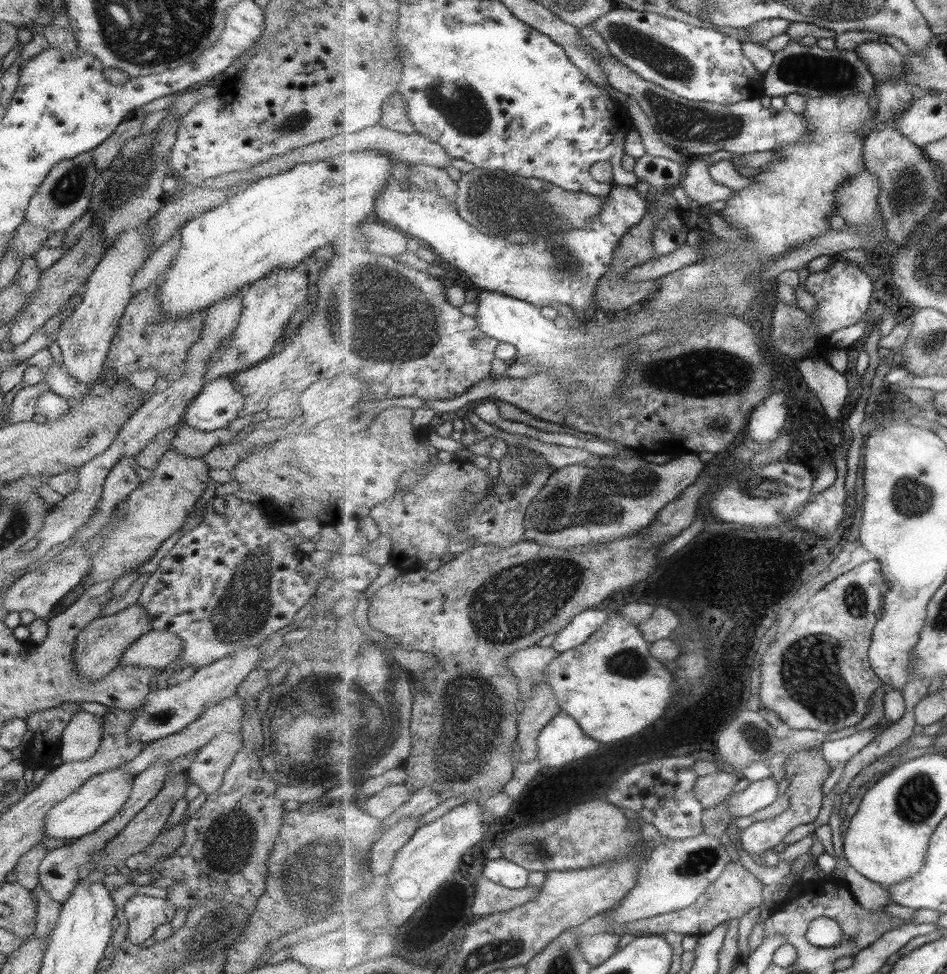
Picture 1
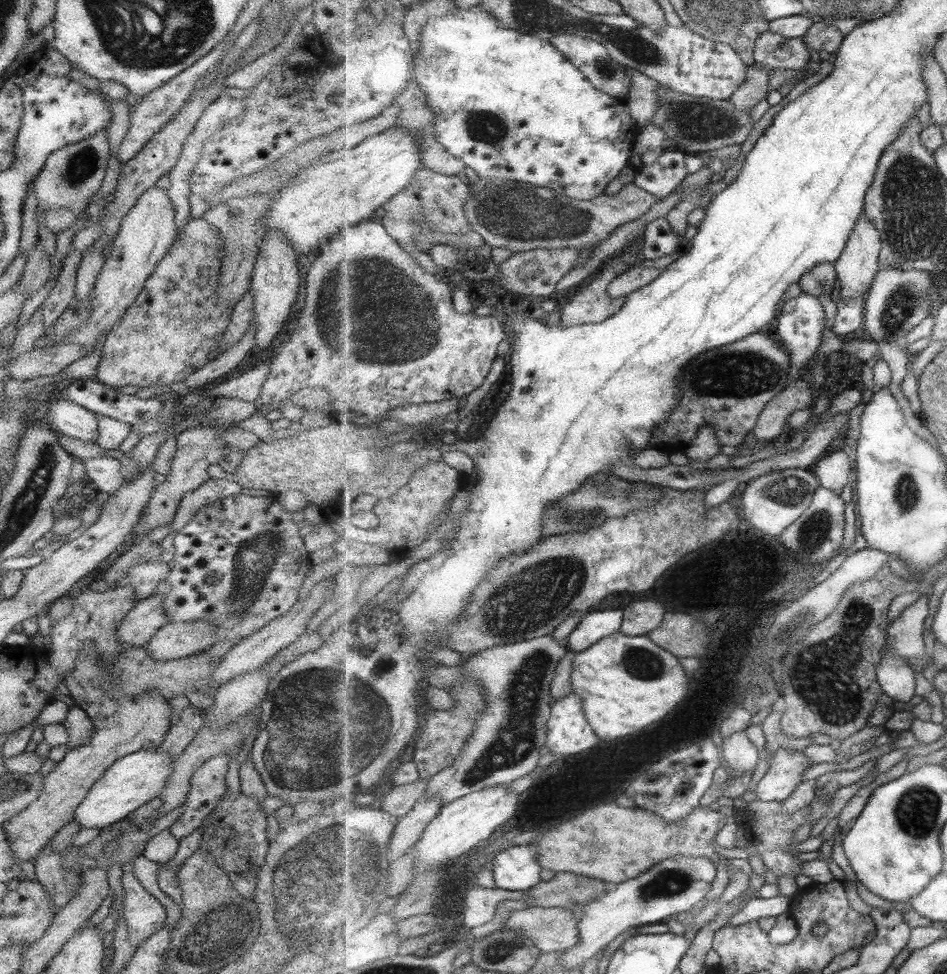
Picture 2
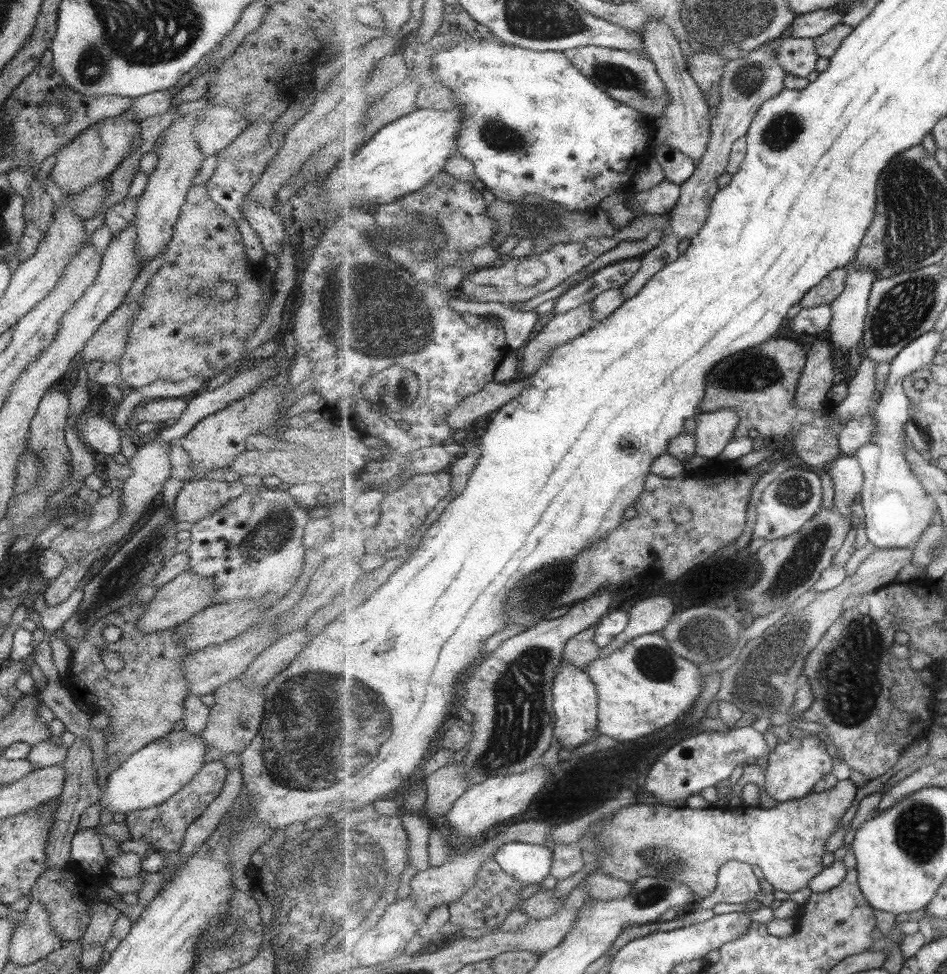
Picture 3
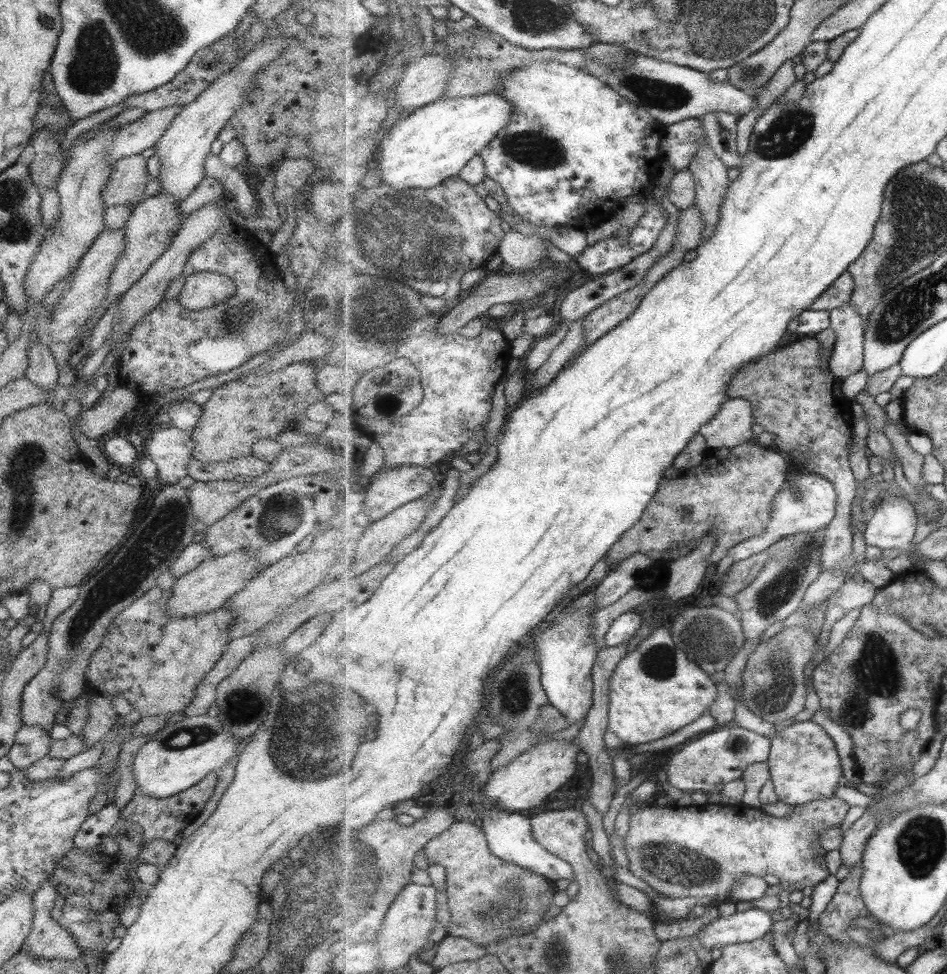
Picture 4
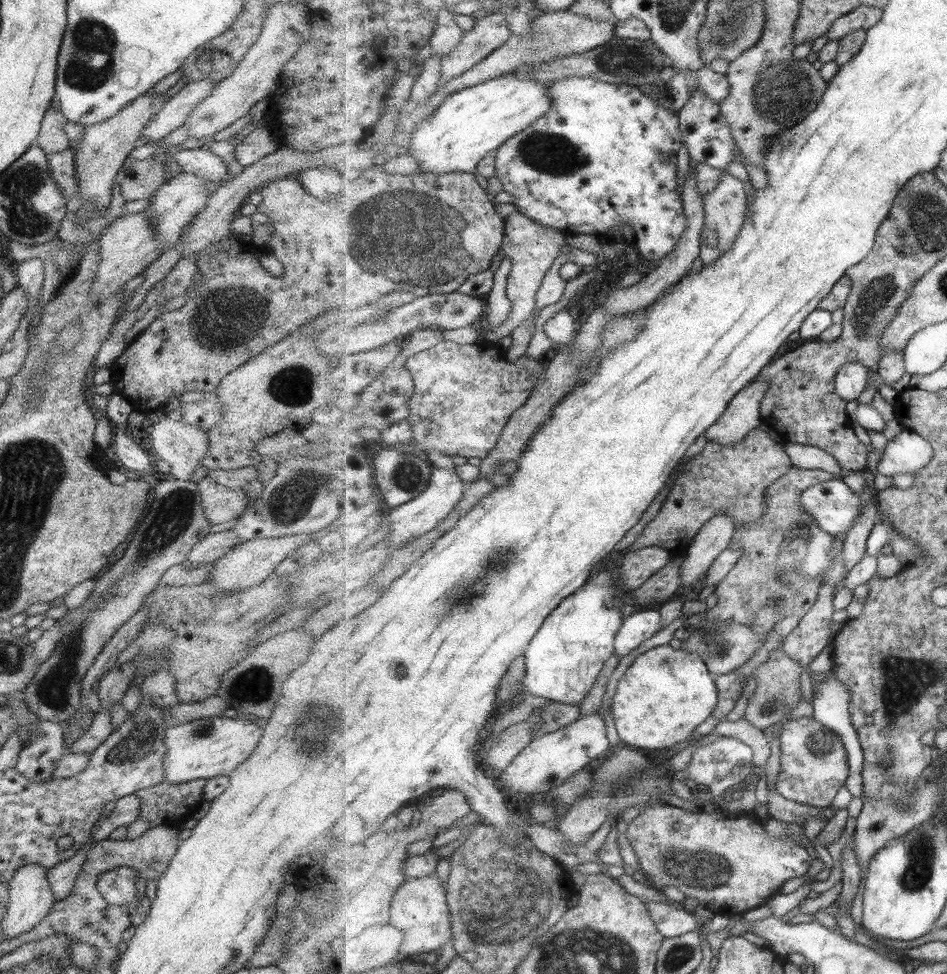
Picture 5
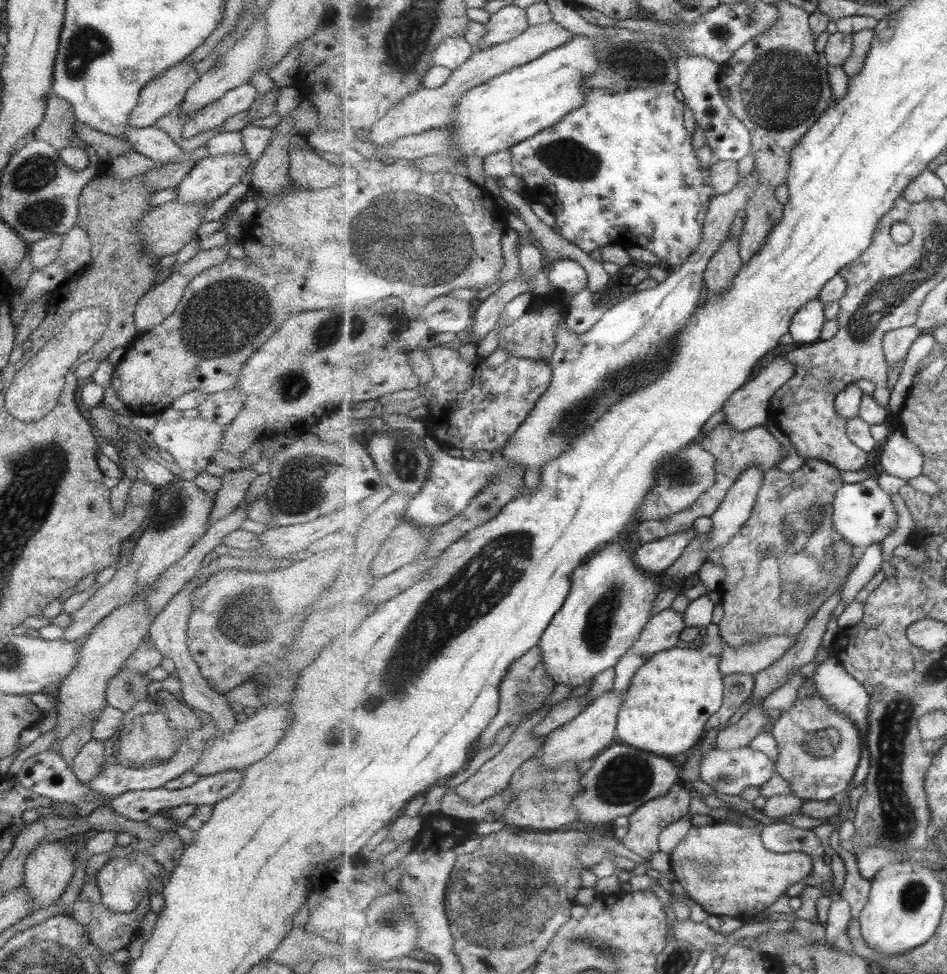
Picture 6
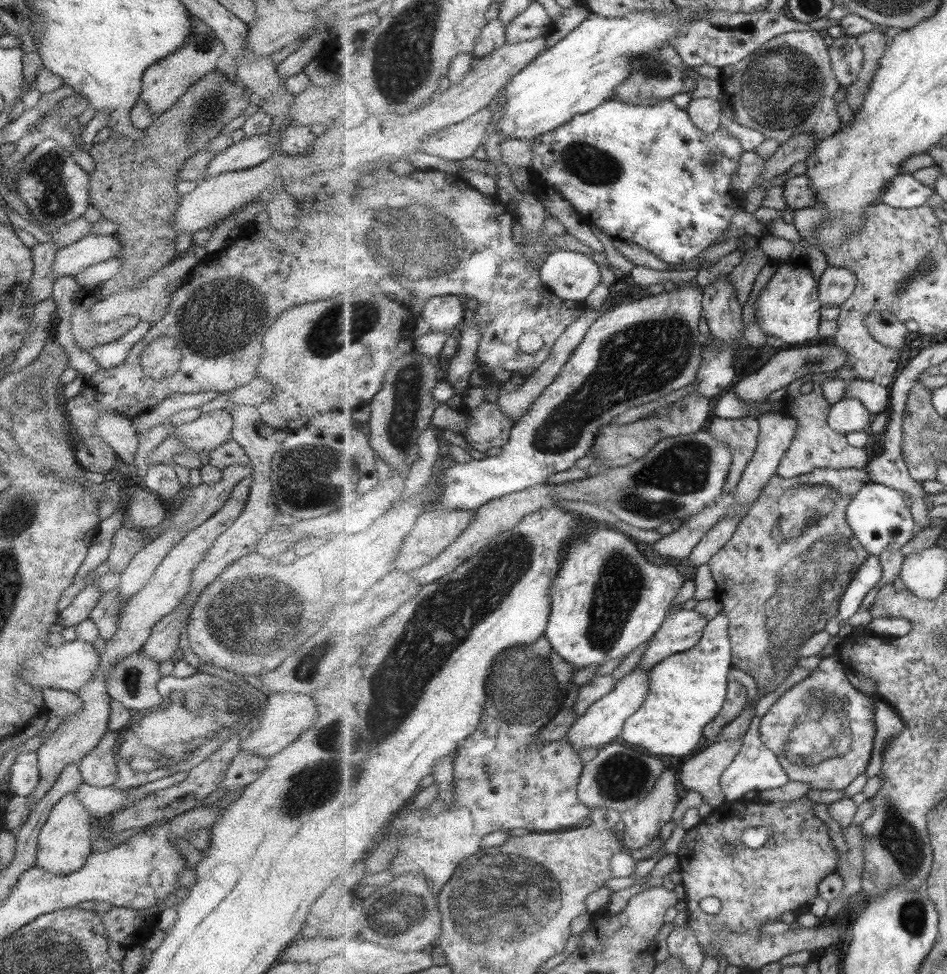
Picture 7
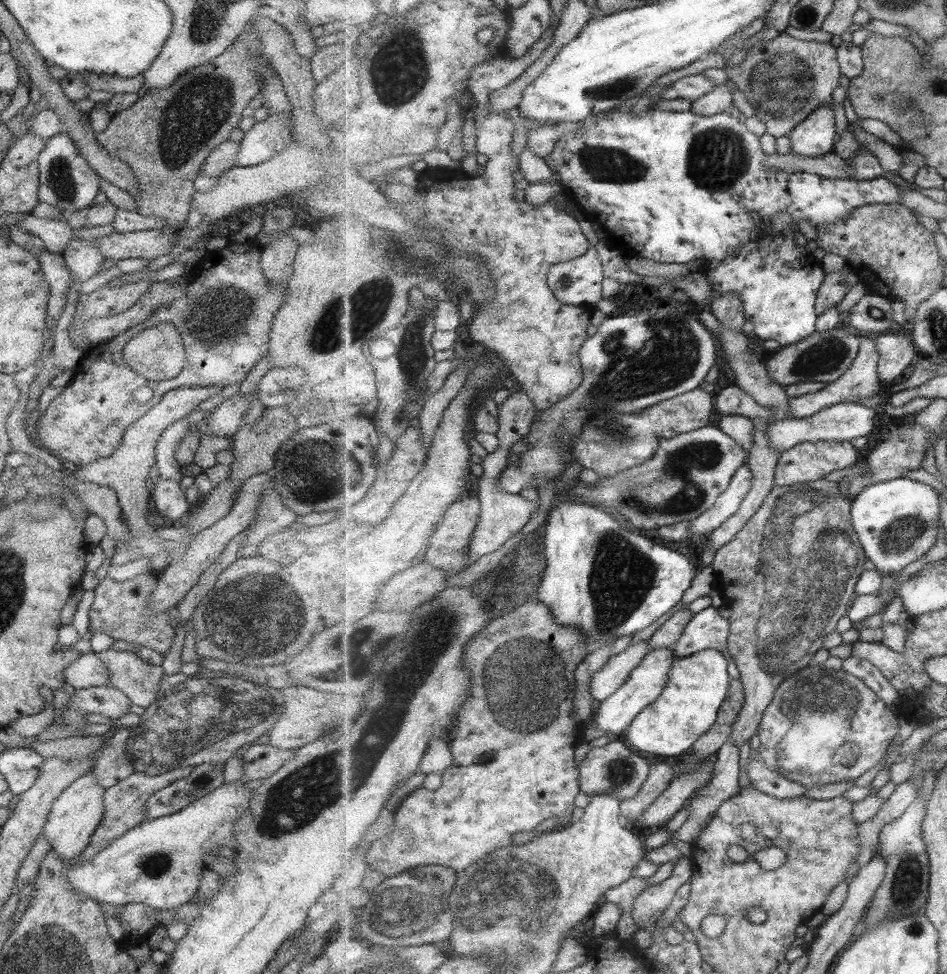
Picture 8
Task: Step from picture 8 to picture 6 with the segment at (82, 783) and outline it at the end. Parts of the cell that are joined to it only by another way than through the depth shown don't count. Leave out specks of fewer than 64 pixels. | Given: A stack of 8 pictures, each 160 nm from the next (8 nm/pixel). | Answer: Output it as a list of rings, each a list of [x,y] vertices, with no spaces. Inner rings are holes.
[[[41,841],[28,855],[24,862],[24,875],[22,884],[30,894],[30,903],[34,910],[30,914],[45,908],[49,904],[57,901],[59,896],[65,892],[71,880],[71,875],[75,872],[74,852],[71,852],[61,841]]]

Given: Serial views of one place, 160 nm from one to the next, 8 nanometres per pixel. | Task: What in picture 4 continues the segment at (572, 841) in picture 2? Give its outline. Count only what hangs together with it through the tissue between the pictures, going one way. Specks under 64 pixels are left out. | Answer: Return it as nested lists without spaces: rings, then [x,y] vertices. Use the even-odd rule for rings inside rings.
[[[839,798],[816,800],[805,806],[795,806],[789,817],[778,818],[765,811],[751,808],[744,803],[723,805],[721,803],[691,804],[678,806],[645,806],[629,819],[629,831],[625,837],[629,870],[646,882],[661,896],[674,898],[724,898],[728,901],[732,888],[744,876],[767,876],[772,874],[781,880],[780,888],[801,890],[805,886],[815,887],[825,882],[829,875],[825,850],[820,845],[822,832],[840,825],[847,816],[850,805]]]

